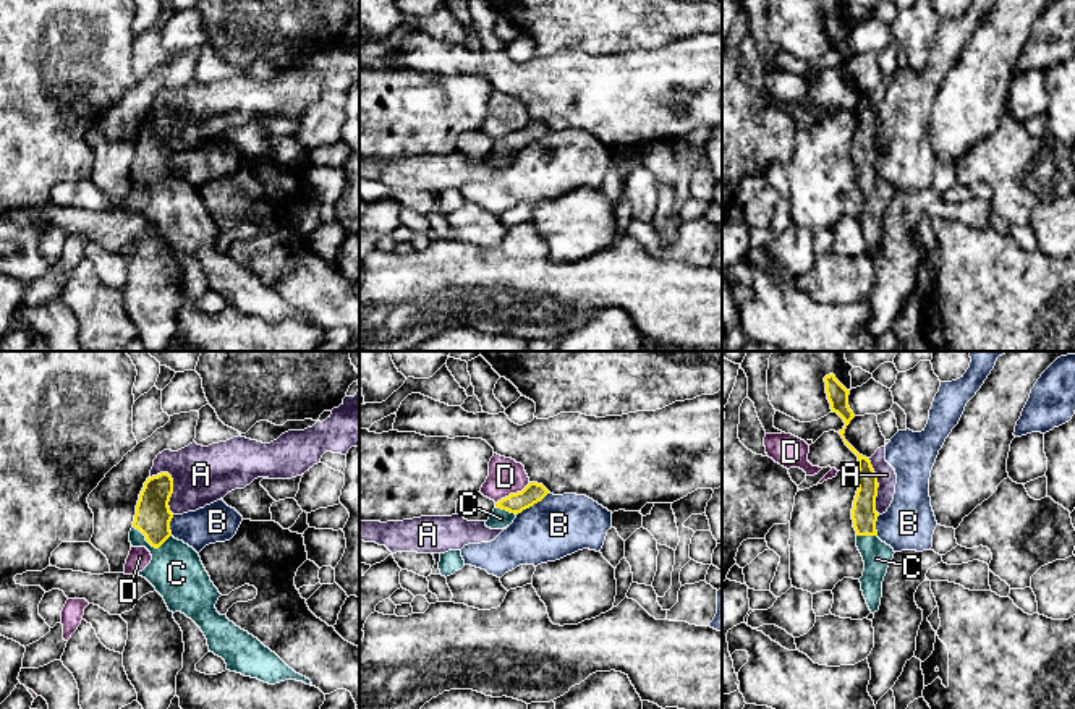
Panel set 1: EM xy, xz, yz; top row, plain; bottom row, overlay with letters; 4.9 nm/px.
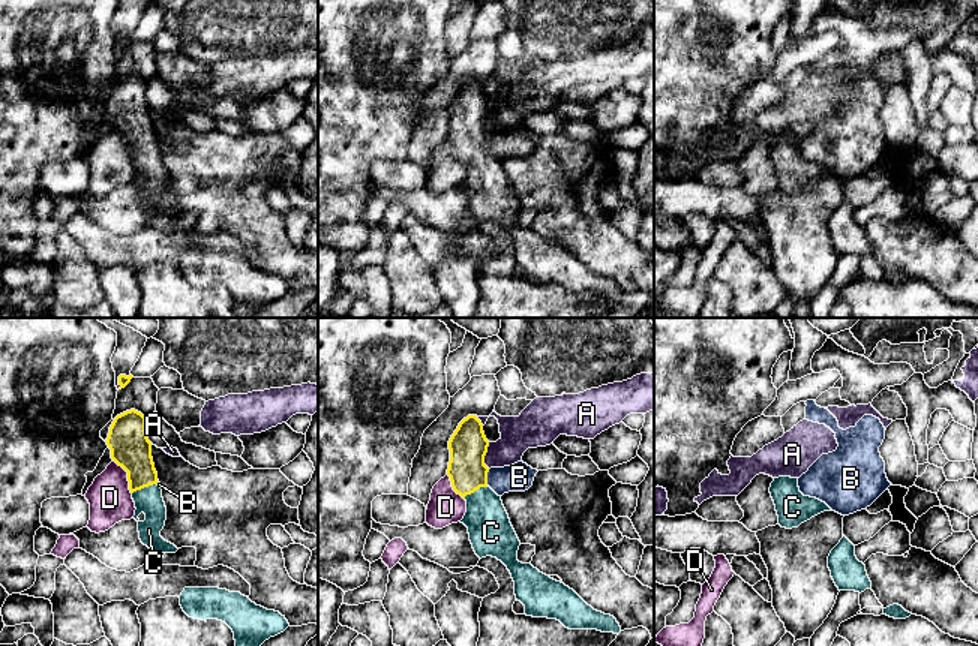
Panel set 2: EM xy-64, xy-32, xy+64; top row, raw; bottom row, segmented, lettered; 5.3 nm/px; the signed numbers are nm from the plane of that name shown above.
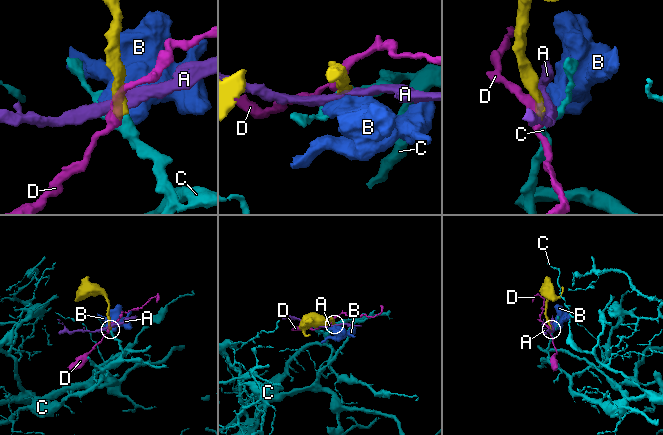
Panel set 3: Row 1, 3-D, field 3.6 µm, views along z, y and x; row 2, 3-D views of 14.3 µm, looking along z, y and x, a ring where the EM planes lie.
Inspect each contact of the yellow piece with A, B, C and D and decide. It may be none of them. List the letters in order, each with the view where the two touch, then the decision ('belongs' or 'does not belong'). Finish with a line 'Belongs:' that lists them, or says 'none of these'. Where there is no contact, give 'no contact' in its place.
A: meets yellow in xy; does not belong
B: meets yellow in xz; does not belong
C: meets yellow in xy; belongs
D: meets yellow in xz; does not belong
Belongs: C

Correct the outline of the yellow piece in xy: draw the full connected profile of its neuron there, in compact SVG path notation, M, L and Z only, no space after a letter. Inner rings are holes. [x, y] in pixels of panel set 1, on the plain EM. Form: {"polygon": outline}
{"polygon": "M168 110L147 115L139 131L130 180L133 185L146 185L152 197L138 212L155 225L170 249L185 251L201 265L209 288L225 298L227 308L269 322L296 317L312 324L309 316L290 306L257 275L217 249L222 231L199 191L172 173L172 131L173 117Z"}

